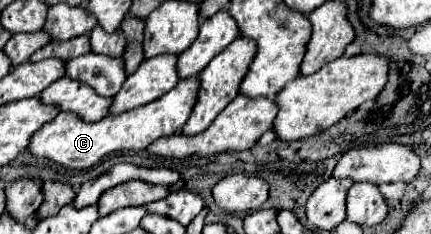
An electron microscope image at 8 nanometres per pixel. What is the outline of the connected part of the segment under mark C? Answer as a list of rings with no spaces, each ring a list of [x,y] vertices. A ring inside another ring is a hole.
[[[190,77],[178,81],[178,85],[172,91],[168,91],[158,101],[152,101],[146,107],[142,105],[138,109],[132,109],[130,113],[120,113],[118,117],[104,117],[102,121],[96,123],[84,123],[76,119],[72,113],[58,113],[56,119],[46,123],[42,129],[38,129],[38,133],[32,135],[28,143],[28,153],[32,157],[50,159],[66,169],[80,171],[96,165],[108,153],[146,149],[156,139],[170,137],[182,131],[182,125],[188,121],[192,107],[196,103],[196,91],[198,79]]]

